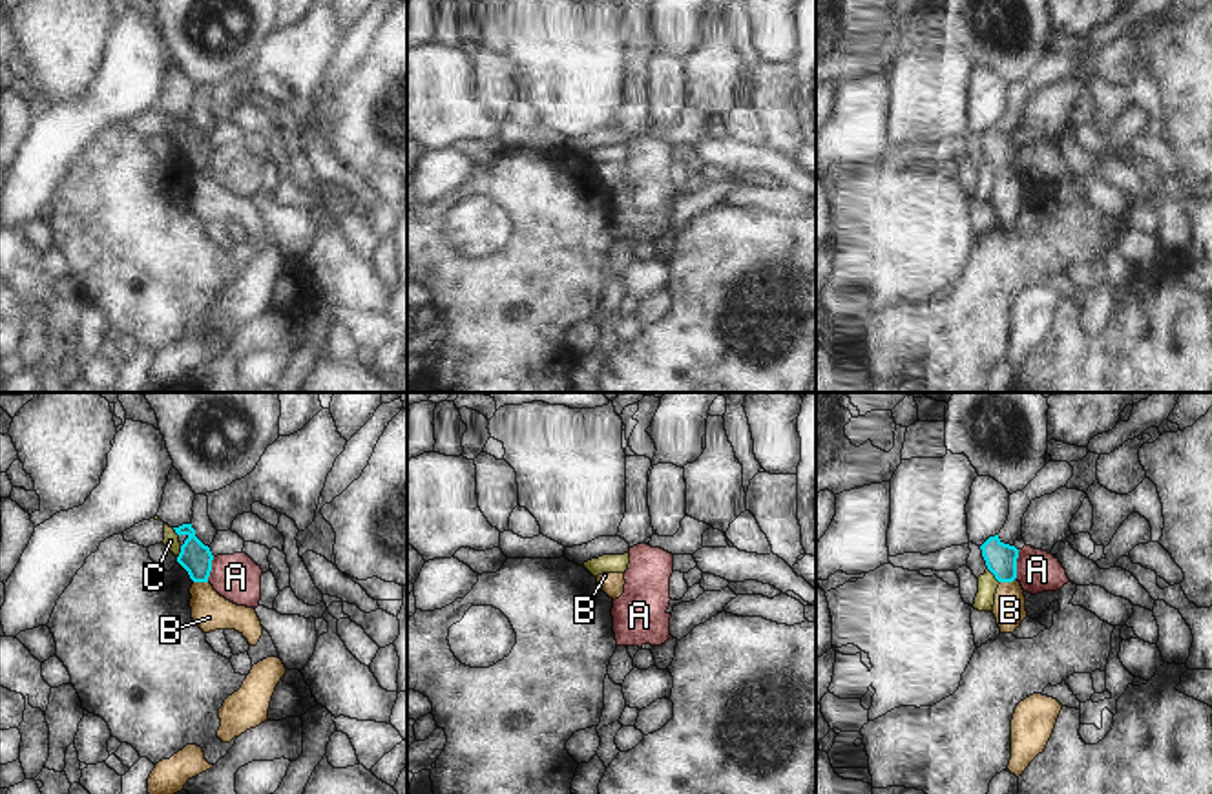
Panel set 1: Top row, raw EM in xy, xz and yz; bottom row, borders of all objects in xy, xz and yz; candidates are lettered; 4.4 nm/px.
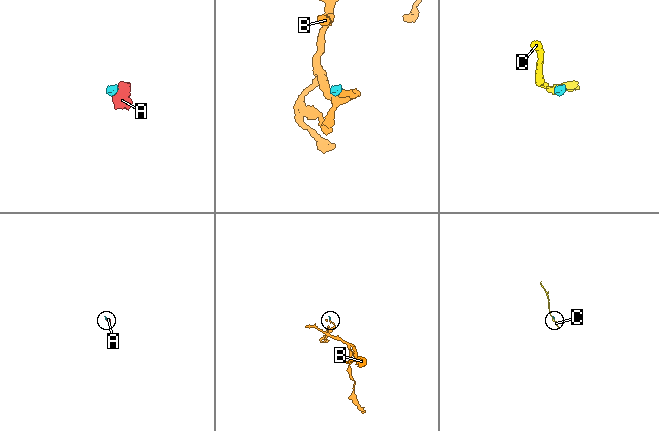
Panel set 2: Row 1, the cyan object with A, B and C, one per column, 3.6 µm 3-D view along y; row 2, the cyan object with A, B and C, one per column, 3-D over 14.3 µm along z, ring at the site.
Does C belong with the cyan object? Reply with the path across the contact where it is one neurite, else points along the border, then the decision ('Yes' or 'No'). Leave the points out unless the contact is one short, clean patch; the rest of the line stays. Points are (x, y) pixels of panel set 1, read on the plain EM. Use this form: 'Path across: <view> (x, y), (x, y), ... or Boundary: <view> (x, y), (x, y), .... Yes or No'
Boundary: yz (988, 159), (999, 174). No

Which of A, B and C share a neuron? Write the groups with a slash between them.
A / B / C

